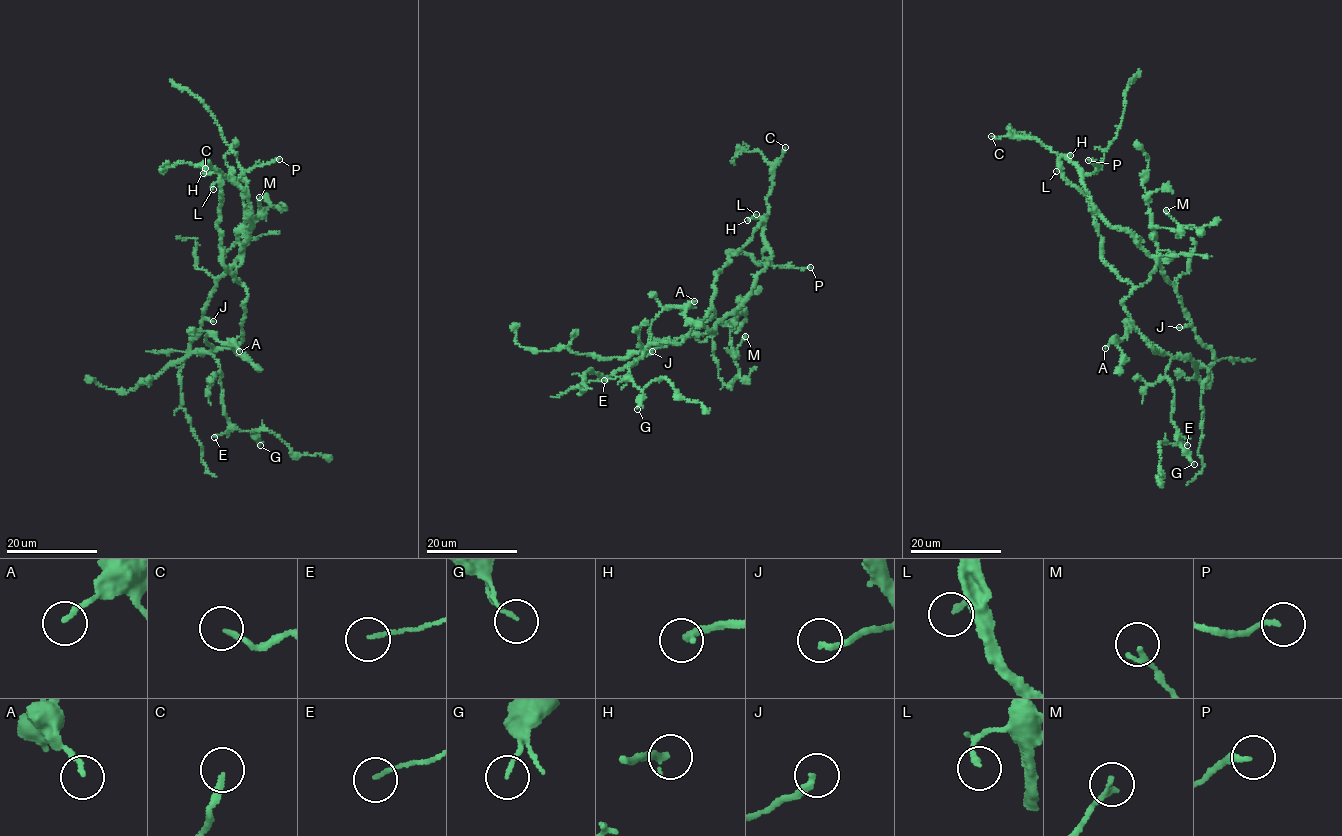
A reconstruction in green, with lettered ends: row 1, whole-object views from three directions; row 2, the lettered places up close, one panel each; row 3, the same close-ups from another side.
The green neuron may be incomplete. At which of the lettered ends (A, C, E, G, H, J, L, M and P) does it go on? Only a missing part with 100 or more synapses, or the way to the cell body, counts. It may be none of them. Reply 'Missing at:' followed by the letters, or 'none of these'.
Missing at: C

